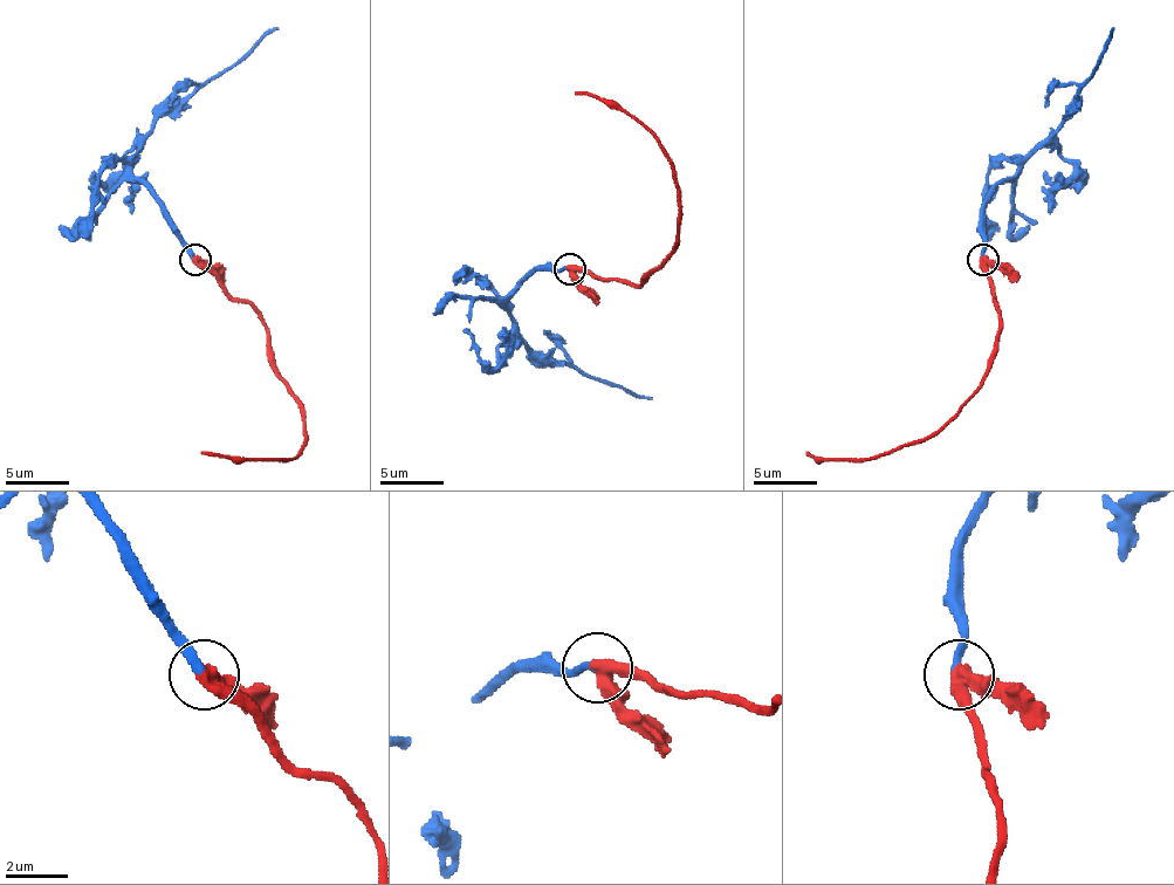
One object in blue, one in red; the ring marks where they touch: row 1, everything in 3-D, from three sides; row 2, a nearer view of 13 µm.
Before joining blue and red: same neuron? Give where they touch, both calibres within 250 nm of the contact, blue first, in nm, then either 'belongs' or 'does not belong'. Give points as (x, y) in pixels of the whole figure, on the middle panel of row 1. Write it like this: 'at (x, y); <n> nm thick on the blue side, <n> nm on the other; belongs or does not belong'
at (569, 268); 280 nm thick on the blue side, 420 nm on the other; belongs

